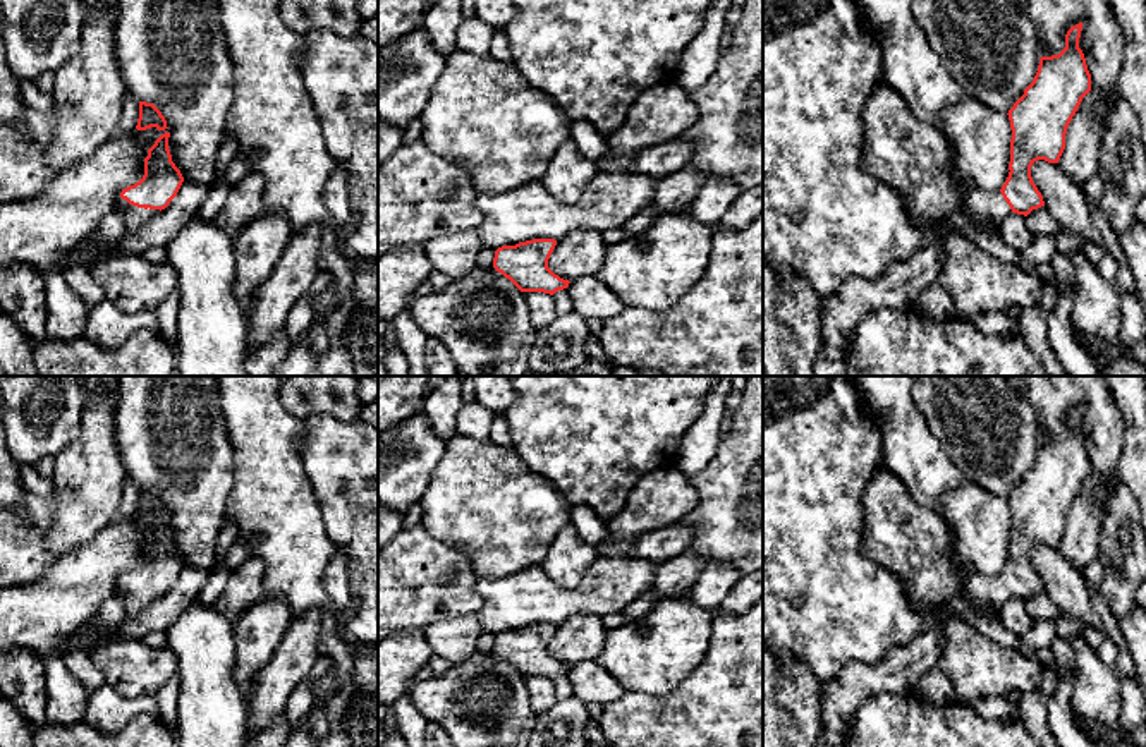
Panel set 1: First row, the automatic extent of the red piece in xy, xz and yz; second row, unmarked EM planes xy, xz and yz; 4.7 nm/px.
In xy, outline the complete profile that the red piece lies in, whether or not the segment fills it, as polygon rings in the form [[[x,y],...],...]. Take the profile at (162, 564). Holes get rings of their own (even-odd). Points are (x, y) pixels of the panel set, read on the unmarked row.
[[[165,517],[155,525],[144,543],[143,563],[120,577],[115,596],[124,603],[125,618],[136,618],[149,608],[170,589],[184,567],[172,546],[168,522],[170,517]]]

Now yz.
[[[1082,407],[1072,410],[1065,419],[1065,433],[1039,443],[1033,467],[1009,495],[1009,562],[1000,575],[974,572],[960,592],[976,615],[981,615],[983,606],[1000,613],[1012,598],[1027,601],[1045,591],[1031,551],[1038,544],[1058,548],[1067,512],[1091,476],[1091,459],[1079,433],[1081,416]]]

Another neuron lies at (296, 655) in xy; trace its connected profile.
[[[316,611],[290,622],[271,659],[251,685],[249,735],[285,716],[290,694],[316,663],[318,632],[320,615]]]

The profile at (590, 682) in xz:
[[[581,661],[570,666],[565,675],[572,685],[572,695],[582,704],[598,702],[607,706],[625,692],[619,680],[596,661]]]

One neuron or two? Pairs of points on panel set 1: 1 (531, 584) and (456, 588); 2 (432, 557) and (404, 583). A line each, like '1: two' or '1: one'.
1: two
2: one

